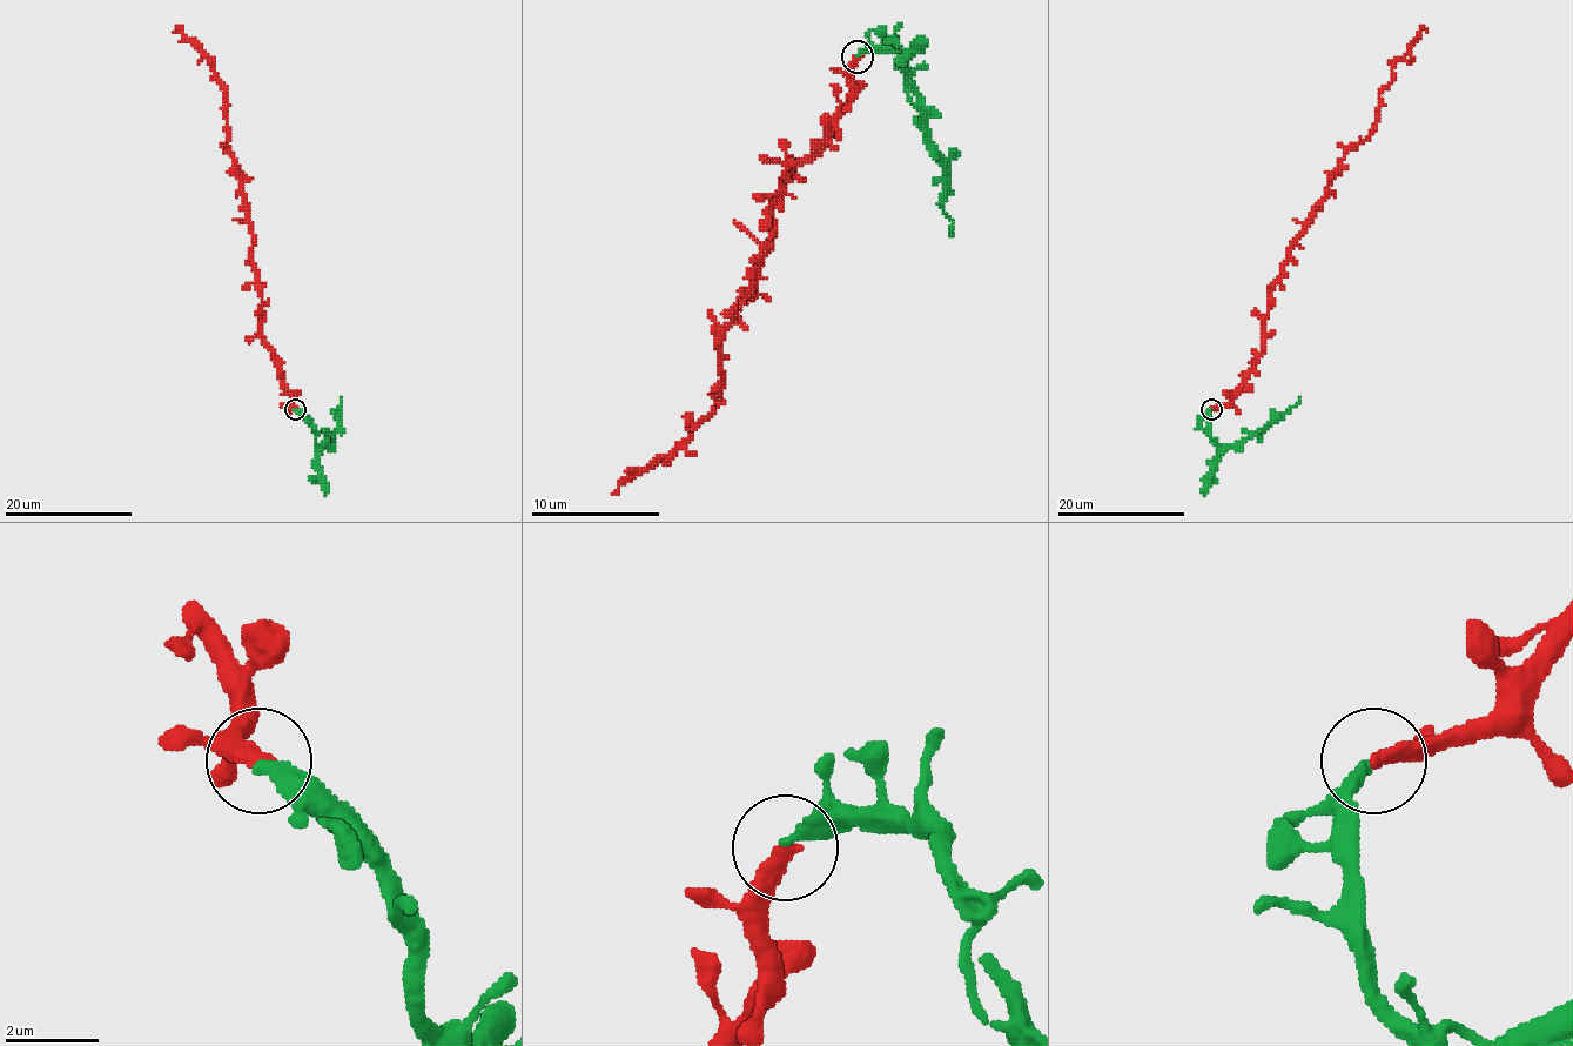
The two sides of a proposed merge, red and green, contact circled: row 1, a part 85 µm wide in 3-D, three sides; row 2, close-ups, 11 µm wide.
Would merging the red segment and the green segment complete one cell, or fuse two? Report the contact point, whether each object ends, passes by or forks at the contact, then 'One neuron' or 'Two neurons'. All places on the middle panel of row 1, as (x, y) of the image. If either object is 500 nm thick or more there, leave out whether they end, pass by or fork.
Place: (856, 57). At the ring red ends. At the ring green ends. One neuron

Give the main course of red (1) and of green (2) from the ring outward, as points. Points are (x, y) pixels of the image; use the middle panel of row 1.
1: (856, 55), (853, 94), (818, 146), (788, 165), (770, 210), (770, 246), (721, 336), (718, 403), (612, 494)
2: (856, 55), (892, 49), (905, 65), (934, 152), (943, 168), (940, 207), (953, 223), (949, 236)

